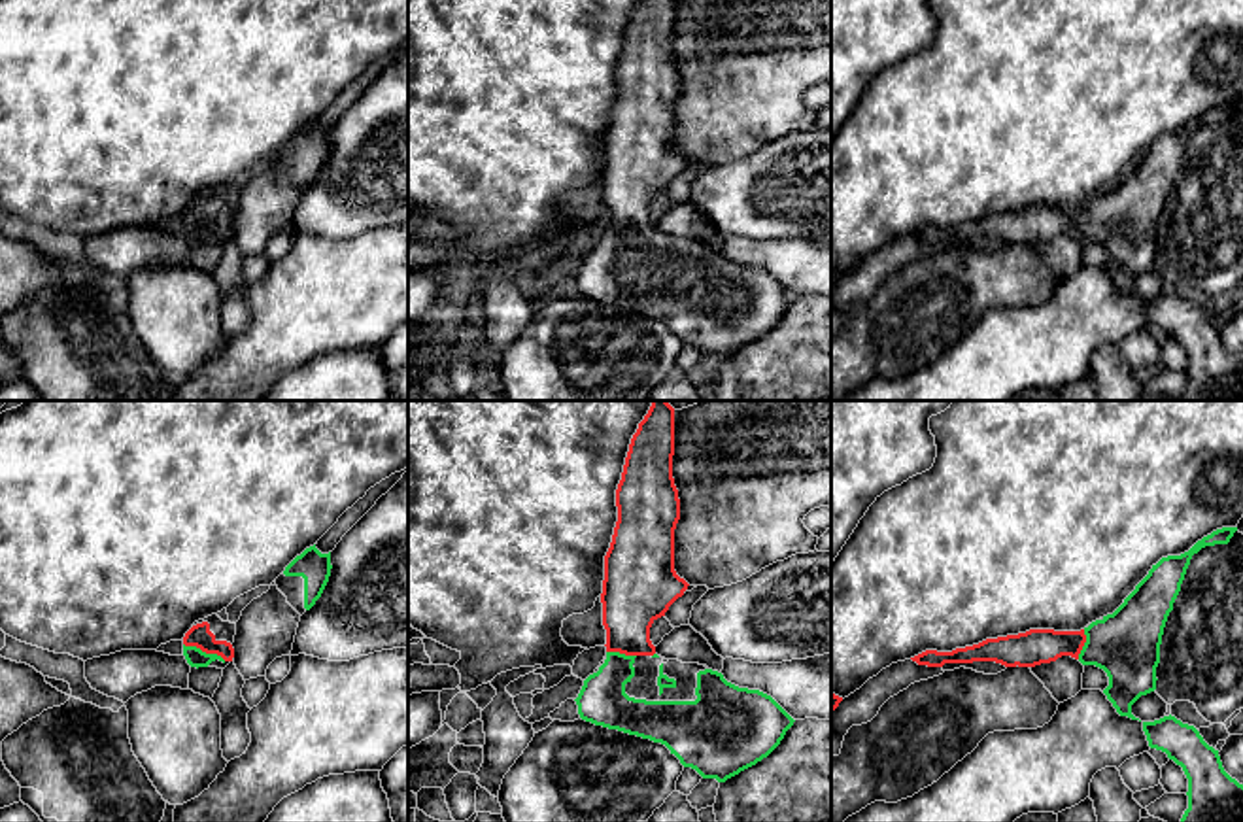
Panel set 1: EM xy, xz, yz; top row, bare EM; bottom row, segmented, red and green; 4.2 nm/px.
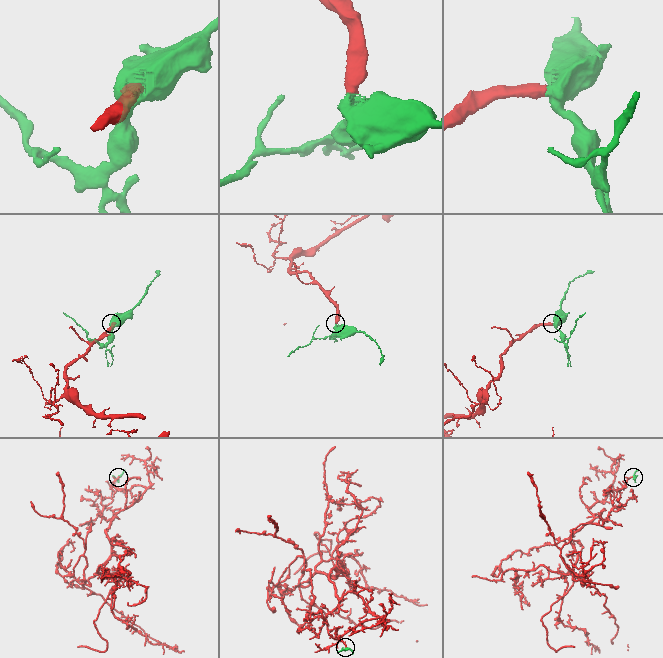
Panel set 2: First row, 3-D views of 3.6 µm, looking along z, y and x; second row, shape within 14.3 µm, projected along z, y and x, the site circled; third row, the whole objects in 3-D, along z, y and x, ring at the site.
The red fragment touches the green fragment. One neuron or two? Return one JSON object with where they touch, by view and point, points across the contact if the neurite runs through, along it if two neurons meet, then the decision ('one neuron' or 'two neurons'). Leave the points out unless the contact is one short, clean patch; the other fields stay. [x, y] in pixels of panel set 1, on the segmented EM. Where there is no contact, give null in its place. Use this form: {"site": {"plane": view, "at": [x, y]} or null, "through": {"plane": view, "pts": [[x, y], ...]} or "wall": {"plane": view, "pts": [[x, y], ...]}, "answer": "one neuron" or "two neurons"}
{"site": {"plane": "xy", "at": [204, 650]}, "through": {"plane": "xy", "pts": [[199, 635], [204, 650], [195, 656]]}, "answer": "one neuron"}

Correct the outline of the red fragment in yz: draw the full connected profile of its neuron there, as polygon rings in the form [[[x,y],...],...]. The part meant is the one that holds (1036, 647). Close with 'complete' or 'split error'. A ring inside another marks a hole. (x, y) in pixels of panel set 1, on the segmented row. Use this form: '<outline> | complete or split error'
[[[1237,527],[1217,529],[1188,552],[1162,557],[1113,614],[1081,631],[1030,629],[952,652],[926,650],[911,659],[928,667],[973,661],[1035,667],[1071,656],[1082,665],[1103,669],[1109,676],[1103,690],[1107,699],[1120,716],[1139,720],[1132,714],[1132,705],[1156,690],[1164,627],[1192,556],[1205,546],[1228,544],[1235,531]]] | split error

